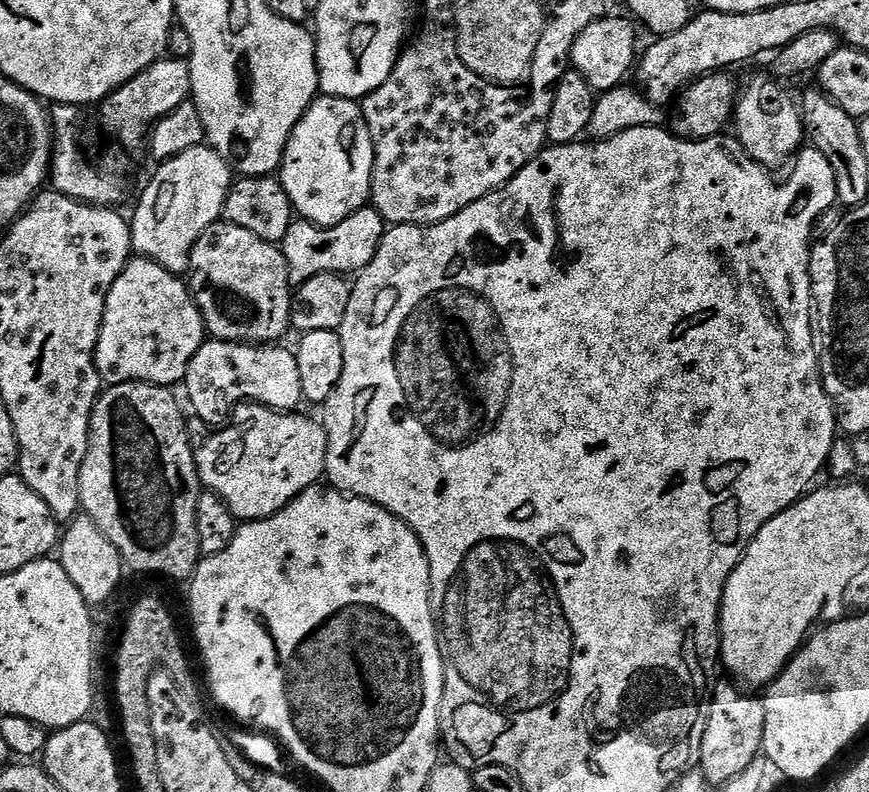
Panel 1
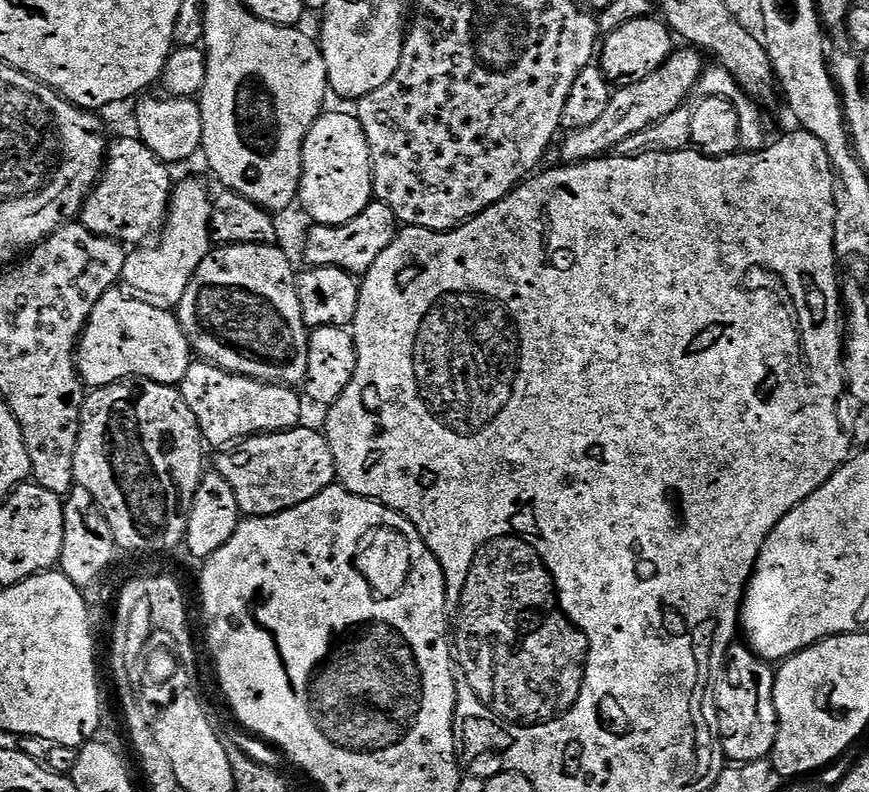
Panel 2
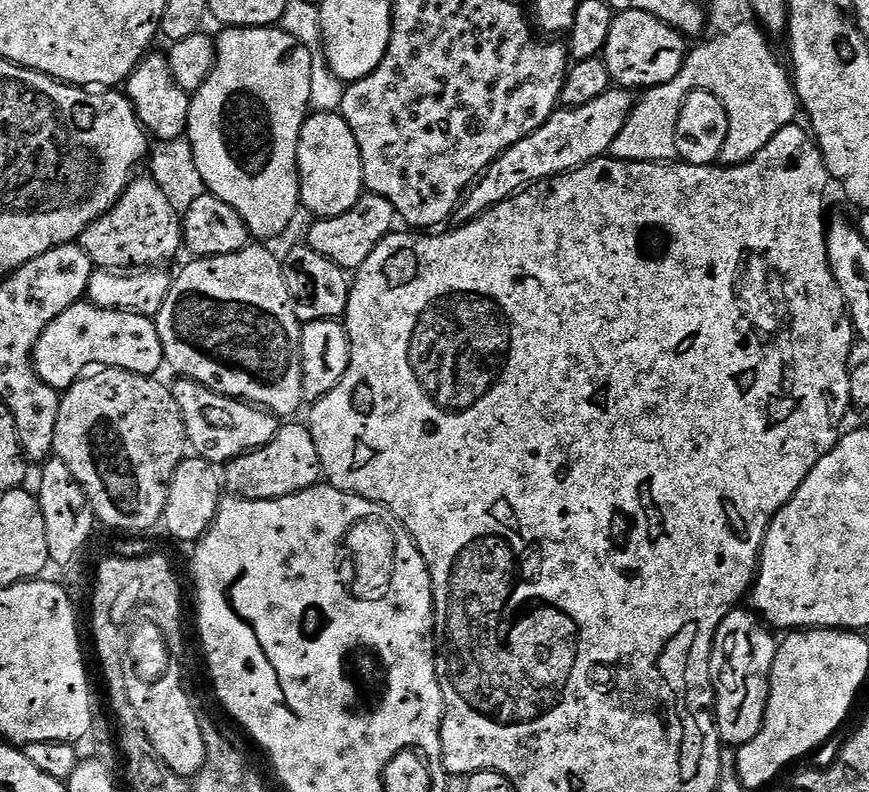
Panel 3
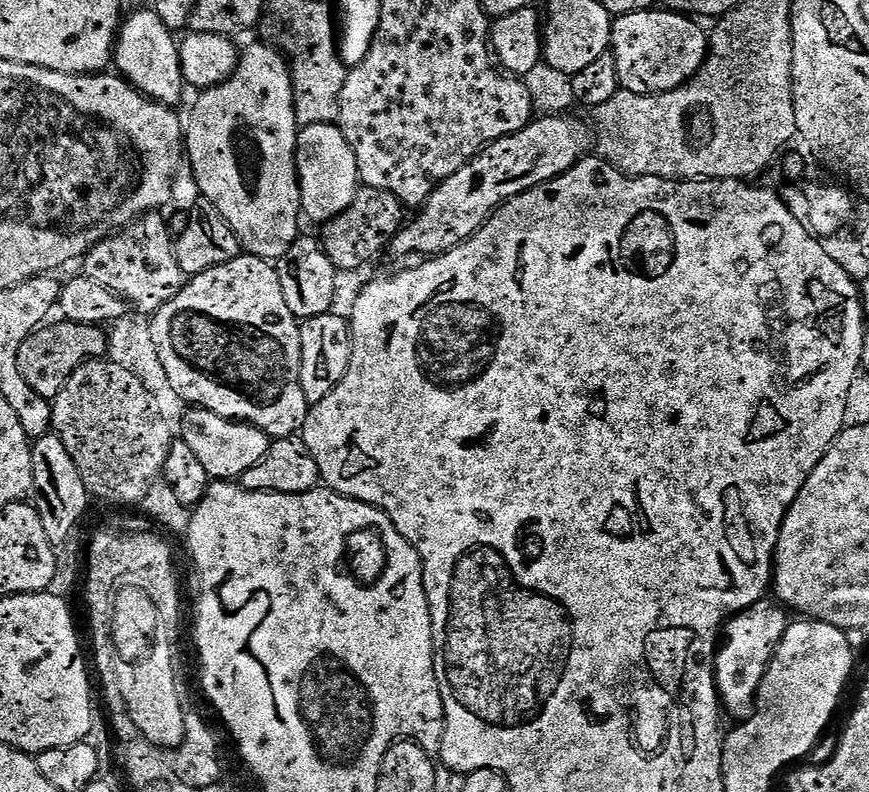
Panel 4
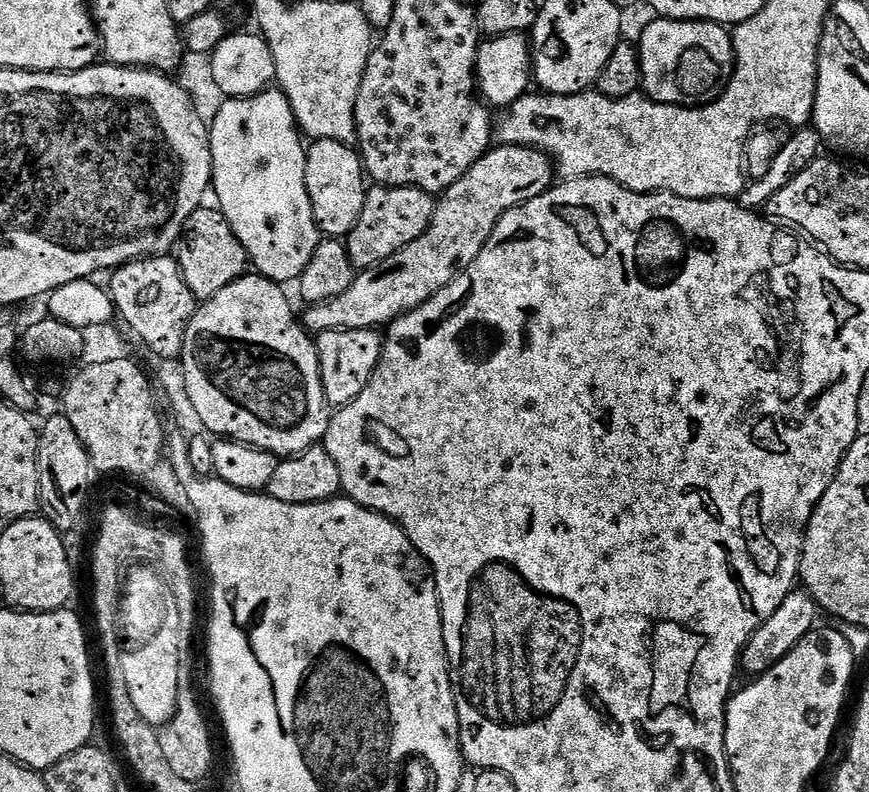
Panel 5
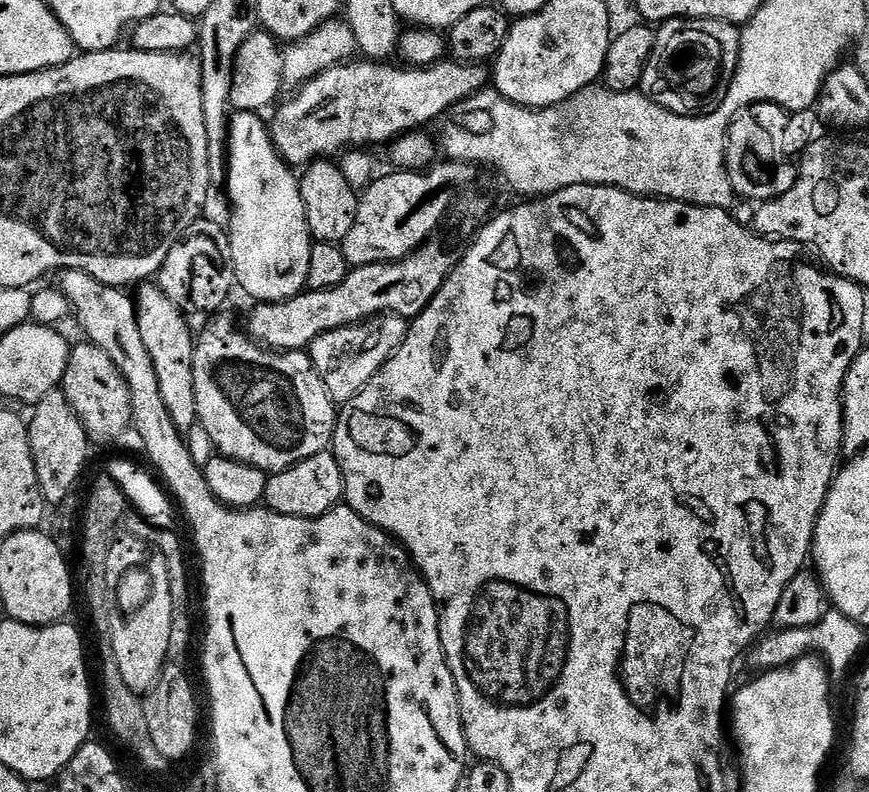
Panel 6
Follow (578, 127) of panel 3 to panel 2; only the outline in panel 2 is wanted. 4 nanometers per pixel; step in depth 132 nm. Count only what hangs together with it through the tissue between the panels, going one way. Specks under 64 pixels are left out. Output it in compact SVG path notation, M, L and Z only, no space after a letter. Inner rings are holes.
M680 46L673 51L664 64L658 66L646 78L633 80L617 87L613 91L606 110L596 122L585 128L569 131L564 141L561 139L560 160L565 164L578 164L582 160L594 160L605 155L609 150L615 149L626 138L635 132L650 128L664 116L670 115L676 108L685 103L684 100L693 91L696 81L706 68L705 57L691 46Z

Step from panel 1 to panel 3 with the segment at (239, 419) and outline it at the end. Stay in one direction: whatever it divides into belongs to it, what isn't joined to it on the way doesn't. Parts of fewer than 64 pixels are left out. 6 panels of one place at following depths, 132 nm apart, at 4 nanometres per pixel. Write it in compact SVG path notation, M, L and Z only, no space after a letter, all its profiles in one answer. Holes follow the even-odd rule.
M288 422L280 433L266 446L255 448L245 456L231 461L223 473L222 480L227 491L244 500L277 500L290 494L298 494L307 488L314 488L322 480L318 446L312 437L311 427Z

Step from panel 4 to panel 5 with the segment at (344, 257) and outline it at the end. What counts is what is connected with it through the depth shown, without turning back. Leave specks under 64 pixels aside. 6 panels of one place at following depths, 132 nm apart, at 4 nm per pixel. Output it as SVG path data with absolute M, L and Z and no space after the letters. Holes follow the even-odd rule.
M369 187L358 222L346 237L348 257L360 270L377 264L423 234L428 223L432 221L433 211L433 197L420 188Z

